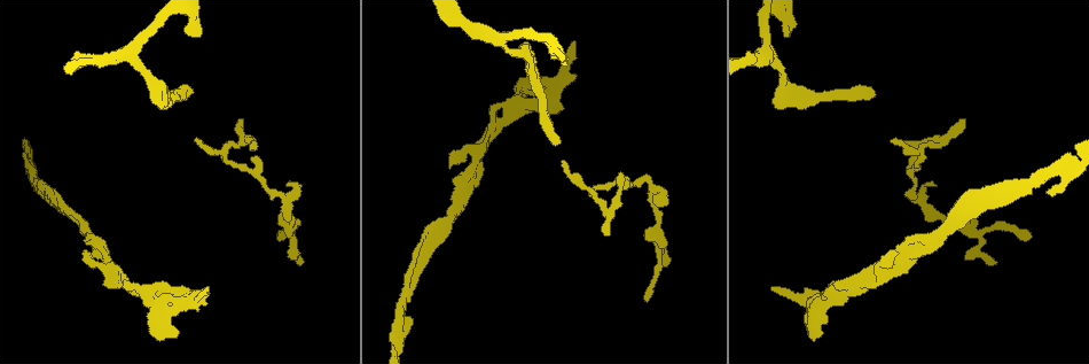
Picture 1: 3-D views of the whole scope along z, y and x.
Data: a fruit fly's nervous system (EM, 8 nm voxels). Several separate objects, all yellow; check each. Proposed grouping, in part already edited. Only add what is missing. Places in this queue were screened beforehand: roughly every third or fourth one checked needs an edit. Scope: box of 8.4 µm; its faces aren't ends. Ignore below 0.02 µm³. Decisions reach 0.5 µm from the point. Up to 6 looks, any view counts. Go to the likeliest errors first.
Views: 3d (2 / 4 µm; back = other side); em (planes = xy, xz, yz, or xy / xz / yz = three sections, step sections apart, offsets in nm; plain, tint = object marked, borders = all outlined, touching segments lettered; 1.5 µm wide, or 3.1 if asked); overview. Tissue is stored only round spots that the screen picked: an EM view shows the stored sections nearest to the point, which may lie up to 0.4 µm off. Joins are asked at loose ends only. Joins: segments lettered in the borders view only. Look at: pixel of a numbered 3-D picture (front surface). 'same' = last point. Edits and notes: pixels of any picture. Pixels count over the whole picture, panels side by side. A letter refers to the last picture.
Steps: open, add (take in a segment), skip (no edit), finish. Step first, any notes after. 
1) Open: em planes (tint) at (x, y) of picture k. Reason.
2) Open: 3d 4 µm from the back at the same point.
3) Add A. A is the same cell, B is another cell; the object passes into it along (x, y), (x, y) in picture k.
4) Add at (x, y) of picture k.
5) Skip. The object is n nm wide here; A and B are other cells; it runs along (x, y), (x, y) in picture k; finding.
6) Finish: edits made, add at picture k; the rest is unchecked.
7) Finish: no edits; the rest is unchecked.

Open: em planes (tint) at (787, 37) of picture 1. Free end.

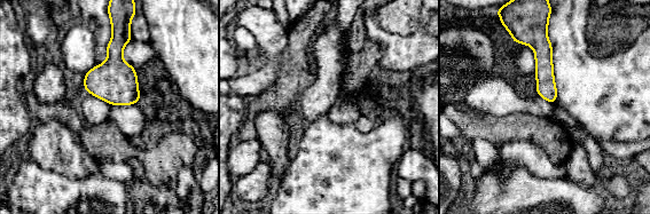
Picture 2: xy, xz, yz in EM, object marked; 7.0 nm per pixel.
Open: em planes (borders) at the same point.

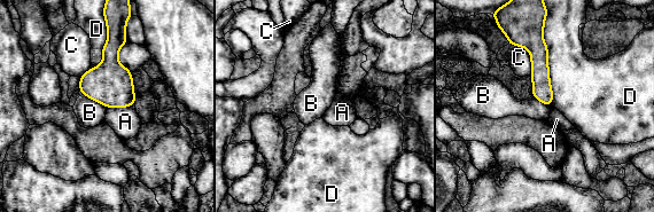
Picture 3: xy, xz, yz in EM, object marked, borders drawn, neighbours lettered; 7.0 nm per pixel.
Skip. A, B, C and D are other cells; it runs along (521, 44), (538, 55), (549, 102) in picture 3; none of them fits.

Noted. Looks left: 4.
Open: 3d 4 µm at (407, 317) of picture 1.

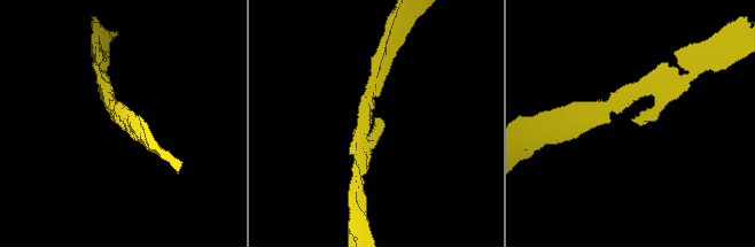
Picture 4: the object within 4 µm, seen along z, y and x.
Open: em planes (borders) at (375, 119) of picture 4. Need the tissue.

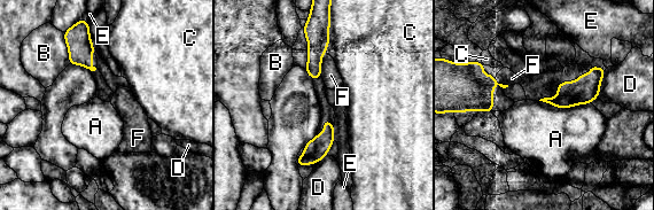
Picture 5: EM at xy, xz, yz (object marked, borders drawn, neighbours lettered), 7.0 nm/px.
Skip. The object is 140 nm wide here; A, B, C, D, E and F are other cells; no lettered segment goes on from it.

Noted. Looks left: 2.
Open: em xz step 8 (tint) at (177, 335) of picture 1. Free end.

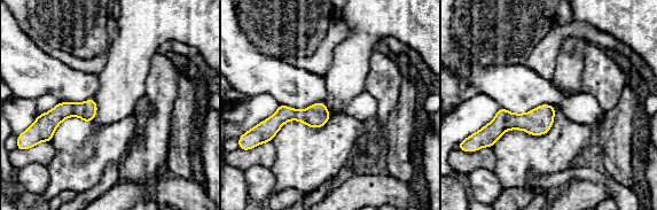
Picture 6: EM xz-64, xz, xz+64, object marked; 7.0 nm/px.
Open: em planes (borders) at the same point. Another direction.

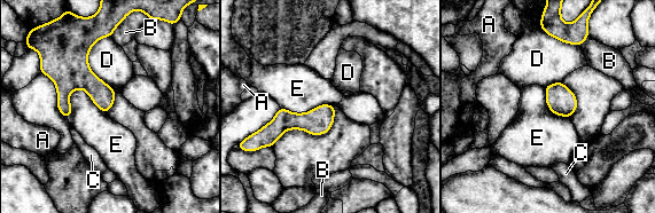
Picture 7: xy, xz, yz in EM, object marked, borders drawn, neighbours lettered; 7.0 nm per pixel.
Skip. The object is 160 nm wide here; A, B, C, D and E are other cells; it runs along (332, 109), (264, 133) in picture 7; no lettered segment goes on from it.

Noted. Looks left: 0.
Finish: no edits; the rest is unchecked.

